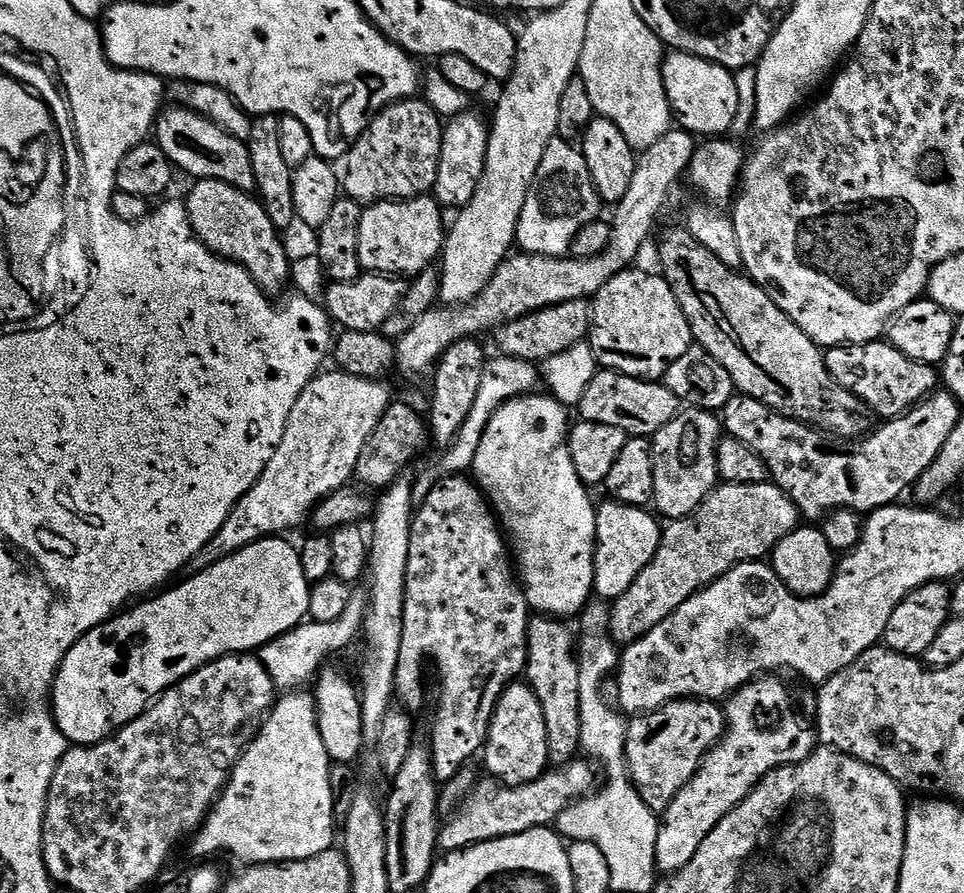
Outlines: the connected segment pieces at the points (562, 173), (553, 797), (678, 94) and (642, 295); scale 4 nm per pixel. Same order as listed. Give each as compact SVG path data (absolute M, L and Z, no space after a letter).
M559 138L551 140L528 191L516 231L516 244L534 256L567 257L578 230L597 219L601 215L600 208L602 201L596 193L583 151L575 143Z
M575 758L564 767L545 771L529 784L508 787L495 778L486 779L473 790L472 796L465 798L464 805L448 821L443 821L438 843L441 853L462 851L481 842L495 842L502 836L516 836L519 832L551 825L569 804L593 791L596 776L586 761Z
M673 51L665 55L664 85L675 123L683 131L690 132L697 138L720 138L728 134L732 123L736 120L736 115L740 112L740 88L732 76L735 75L729 69L723 68L721 64L691 56L688 52Z
M625 270L619 272L613 280L606 282L602 290L591 301L592 331L590 347L596 355L596 363L601 369L621 372L639 380L659 381L664 371L670 367L688 348L693 347L692 331L670 290L663 275L651 276L648 272Z

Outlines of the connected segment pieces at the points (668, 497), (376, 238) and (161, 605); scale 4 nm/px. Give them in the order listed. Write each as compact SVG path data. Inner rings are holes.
M688 408L681 410L651 437L654 462L652 504L661 517L668 516L669 521L676 521L688 516L717 487L716 447L721 435L719 415L703 408Z
M432 194L413 196L410 200L381 200L369 203L364 208L358 230L358 258L361 269L368 274L383 274L400 278L405 275L403 272L417 274L429 266L435 265L444 250L446 220L444 224L443 214L445 215L442 206Z
M267 538L248 544L240 552L210 565L204 572L187 577L185 584L164 590L169 592L161 591L157 600L148 600L133 612L121 611L108 623L87 632L64 655L52 682L50 711L66 739L73 745L102 742L141 716L166 689L202 665L222 656L259 650L283 632L305 623L310 606L310 585L306 574L302 574L299 551L284 540Z

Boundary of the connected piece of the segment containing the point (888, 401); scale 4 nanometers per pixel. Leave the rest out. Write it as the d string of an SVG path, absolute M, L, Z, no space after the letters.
M887 342L830 348L824 352L824 361L834 382L866 402L877 417L884 416L880 418L895 418L911 412L938 388L938 372L933 365L906 358L906 354Z

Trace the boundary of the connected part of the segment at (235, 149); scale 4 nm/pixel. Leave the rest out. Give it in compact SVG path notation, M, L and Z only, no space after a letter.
M187 106L165 107L154 121L154 140L170 162L196 180L226 182L243 192L256 192L254 166L250 166L248 145L232 136L220 124Z

